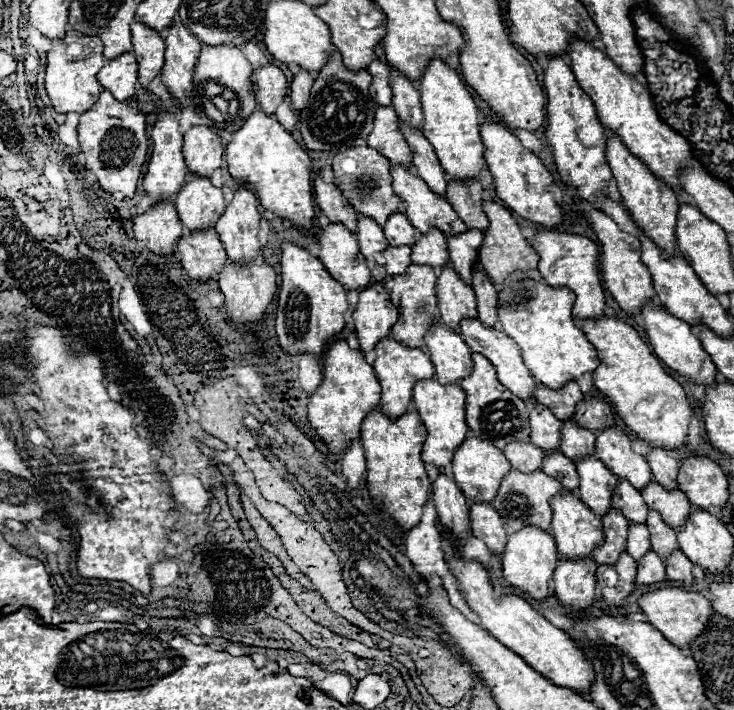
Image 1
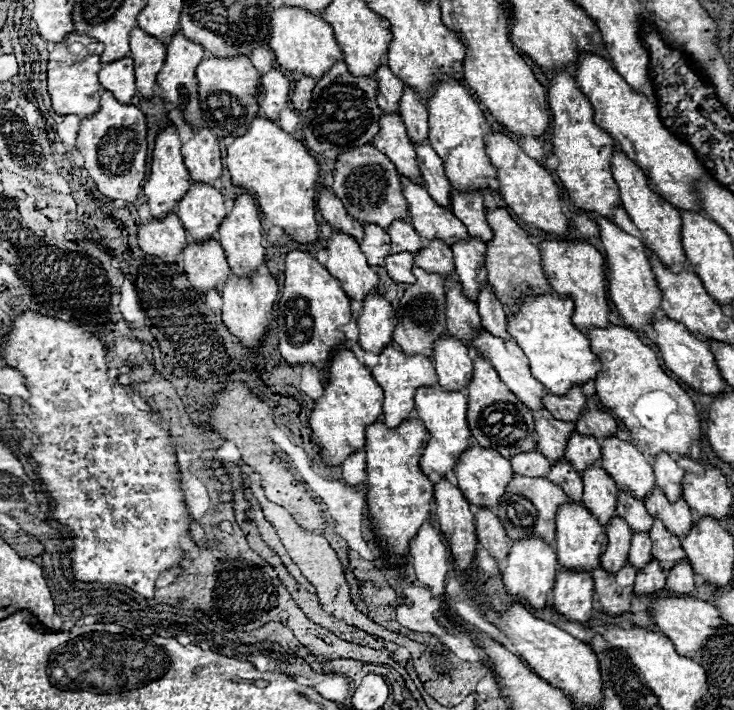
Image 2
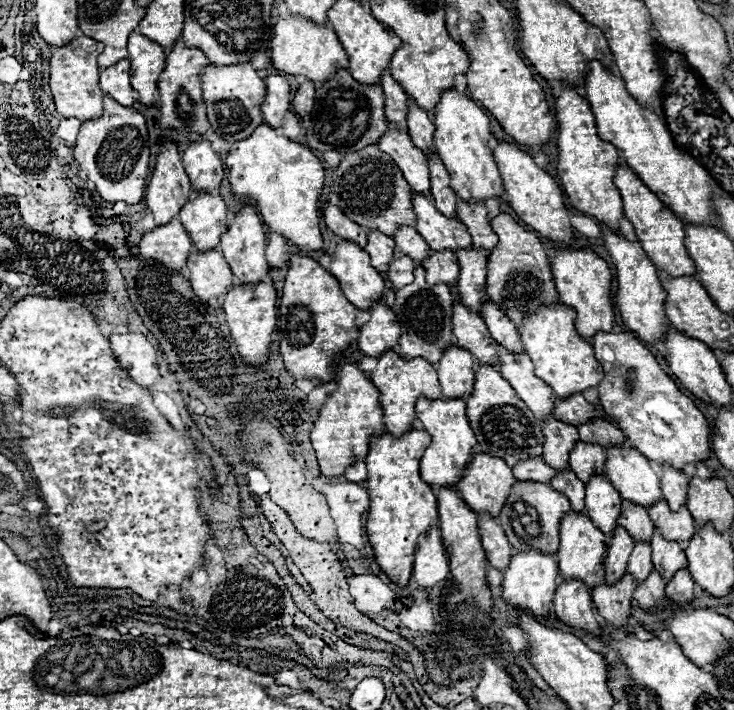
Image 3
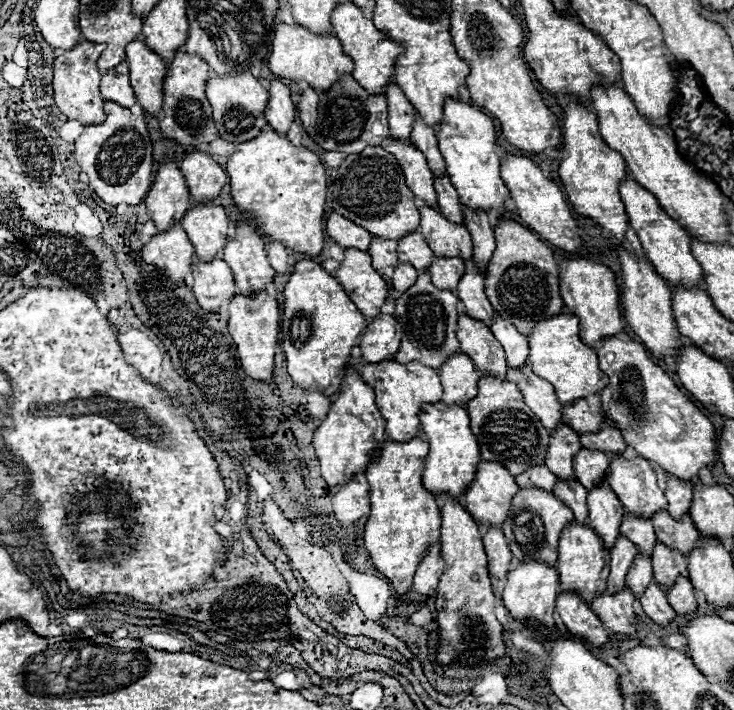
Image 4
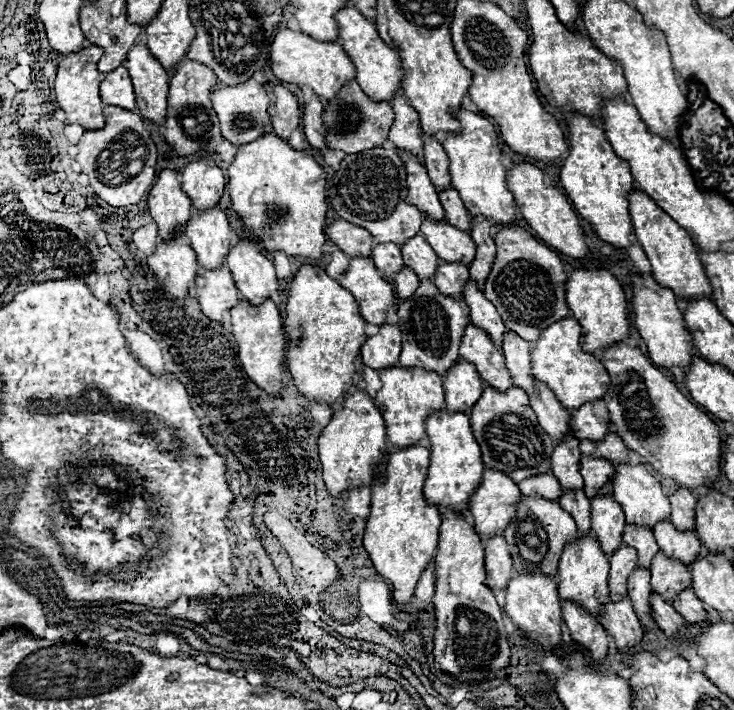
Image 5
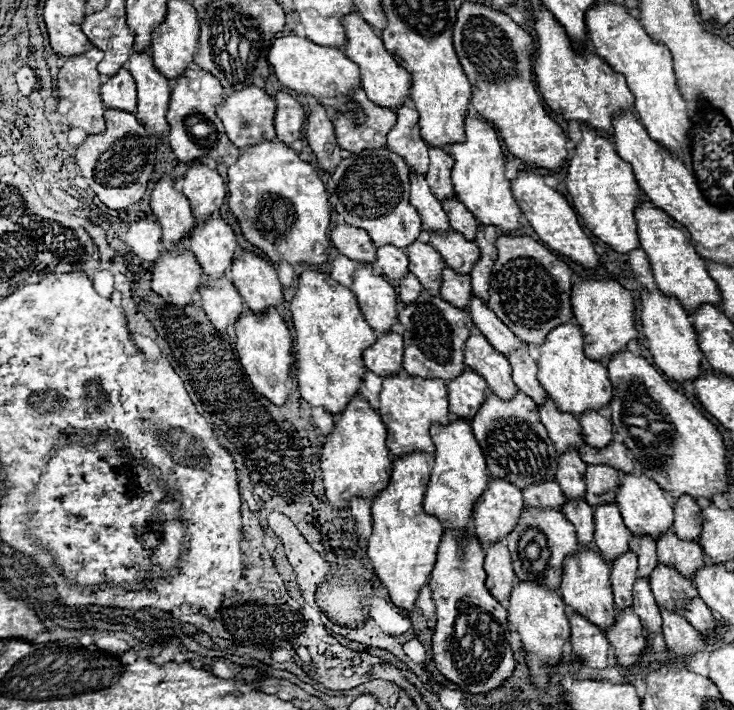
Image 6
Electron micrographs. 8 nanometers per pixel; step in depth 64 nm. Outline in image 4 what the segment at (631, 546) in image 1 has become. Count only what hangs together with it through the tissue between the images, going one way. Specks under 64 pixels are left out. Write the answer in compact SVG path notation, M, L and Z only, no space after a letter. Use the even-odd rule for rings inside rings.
M636 554L634 564L630 566L628 574L626 574L626 586L630 588L630 592L634 594L634 598L638 600L638 596L642 596L646 584L650 584L652 580L652 564L646 556Z

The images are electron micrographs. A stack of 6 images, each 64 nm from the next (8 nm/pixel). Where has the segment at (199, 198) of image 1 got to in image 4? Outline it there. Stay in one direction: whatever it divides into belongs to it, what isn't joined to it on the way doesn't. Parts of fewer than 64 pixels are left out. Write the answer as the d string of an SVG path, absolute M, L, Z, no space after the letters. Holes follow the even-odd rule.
M216 202L194 206L186 212L180 224L190 236L190 242L196 248L196 258L200 260L214 260L226 246L228 216Z

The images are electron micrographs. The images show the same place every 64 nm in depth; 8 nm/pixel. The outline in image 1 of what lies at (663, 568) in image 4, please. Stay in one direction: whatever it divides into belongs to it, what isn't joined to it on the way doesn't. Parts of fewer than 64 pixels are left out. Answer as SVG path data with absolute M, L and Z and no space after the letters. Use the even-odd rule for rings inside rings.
M654 510L648 512L648 530L650 530L650 538L652 538L652 550L660 558L666 558L666 556L670 556L670 552L678 550L676 532L668 524L664 524L660 514Z

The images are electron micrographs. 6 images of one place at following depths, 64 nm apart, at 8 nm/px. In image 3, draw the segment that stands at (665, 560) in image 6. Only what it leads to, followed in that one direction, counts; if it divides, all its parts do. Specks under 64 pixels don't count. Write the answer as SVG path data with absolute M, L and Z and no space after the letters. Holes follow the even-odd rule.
M662 500L658 504L654 504L648 510L654 526L662 532L662 536L666 536L666 540L678 540L680 544L690 540L690 536L694 536L696 532L696 524L690 516L690 512L686 508L680 508L678 512L670 512L668 504Z

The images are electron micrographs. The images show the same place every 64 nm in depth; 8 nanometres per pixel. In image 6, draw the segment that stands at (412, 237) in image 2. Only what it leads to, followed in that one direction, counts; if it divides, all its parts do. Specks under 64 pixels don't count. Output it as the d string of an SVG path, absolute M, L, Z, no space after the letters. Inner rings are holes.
M416 240L412 246L408 246L406 254L410 260L410 272L422 282L422 286L428 292L434 292L434 296L438 296L442 268L446 268L442 256L430 244L424 244L420 240Z

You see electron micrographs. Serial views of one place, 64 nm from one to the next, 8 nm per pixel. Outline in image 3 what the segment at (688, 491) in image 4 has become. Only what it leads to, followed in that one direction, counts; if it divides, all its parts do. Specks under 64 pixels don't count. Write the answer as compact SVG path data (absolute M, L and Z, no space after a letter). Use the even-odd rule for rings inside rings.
M664 464L662 466L662 478L660 478L660 484L662 484L662 492L664 492L664 498L670 506L670 510L678 512L680 506L686 506L686 488L688 488L688 476L682 476L678 470L674 470L672 466Z

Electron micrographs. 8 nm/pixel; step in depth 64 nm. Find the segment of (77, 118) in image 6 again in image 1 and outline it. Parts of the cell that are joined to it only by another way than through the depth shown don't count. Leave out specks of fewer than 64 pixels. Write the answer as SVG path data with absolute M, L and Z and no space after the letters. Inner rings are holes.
M68 30L62 40L52 40L52 50L48 52L46 64L46 92L58 114L68 112L82 114L86 112L86 108L92 108L98 102L102 86L96 80L96 74L106 64L102 48L104 46L98 38L84 36L76 30Z

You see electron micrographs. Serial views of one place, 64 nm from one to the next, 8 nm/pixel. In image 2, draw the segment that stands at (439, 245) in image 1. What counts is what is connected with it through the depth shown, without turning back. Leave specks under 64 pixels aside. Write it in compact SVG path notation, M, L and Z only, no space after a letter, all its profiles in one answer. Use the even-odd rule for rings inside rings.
M432 240L430 244L426 244L414 256L414 264L420 268L426 268L426 272L442 274L442 278L454 276L454 258L452 258L450 246L442 244L442 240Z

